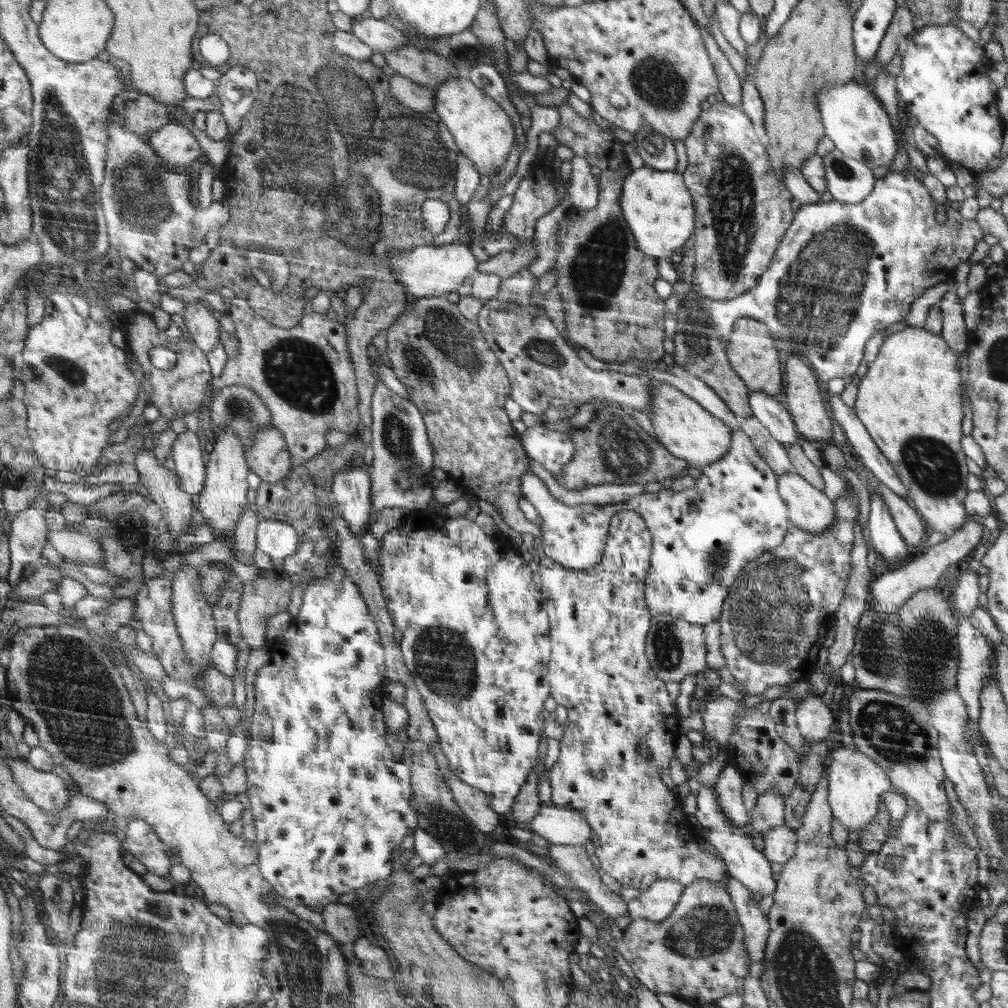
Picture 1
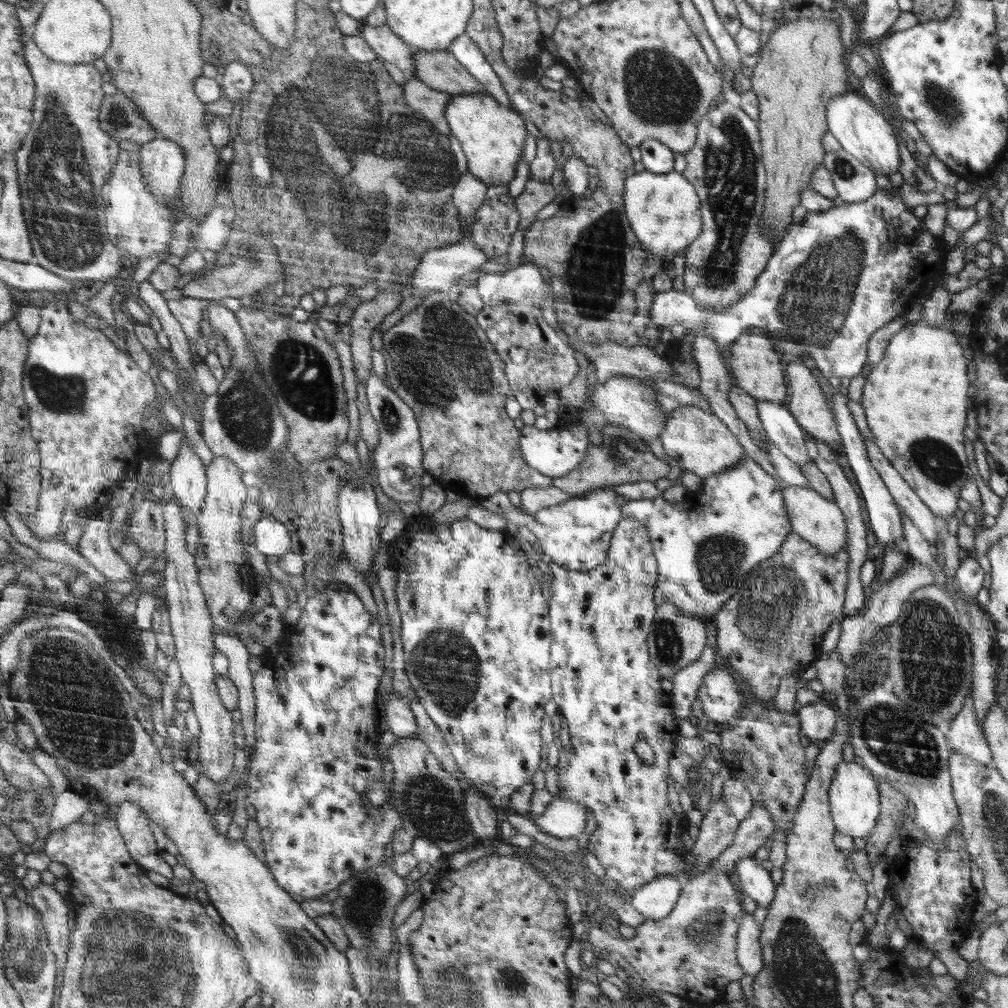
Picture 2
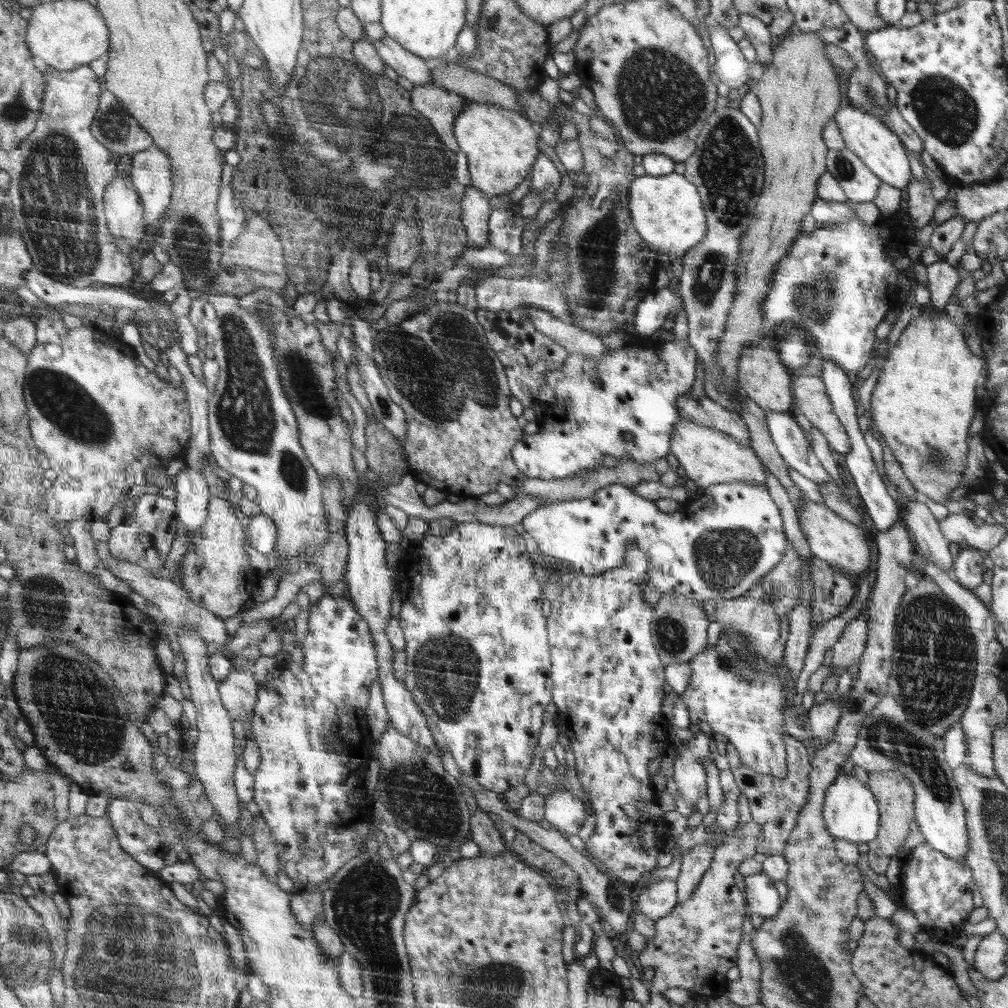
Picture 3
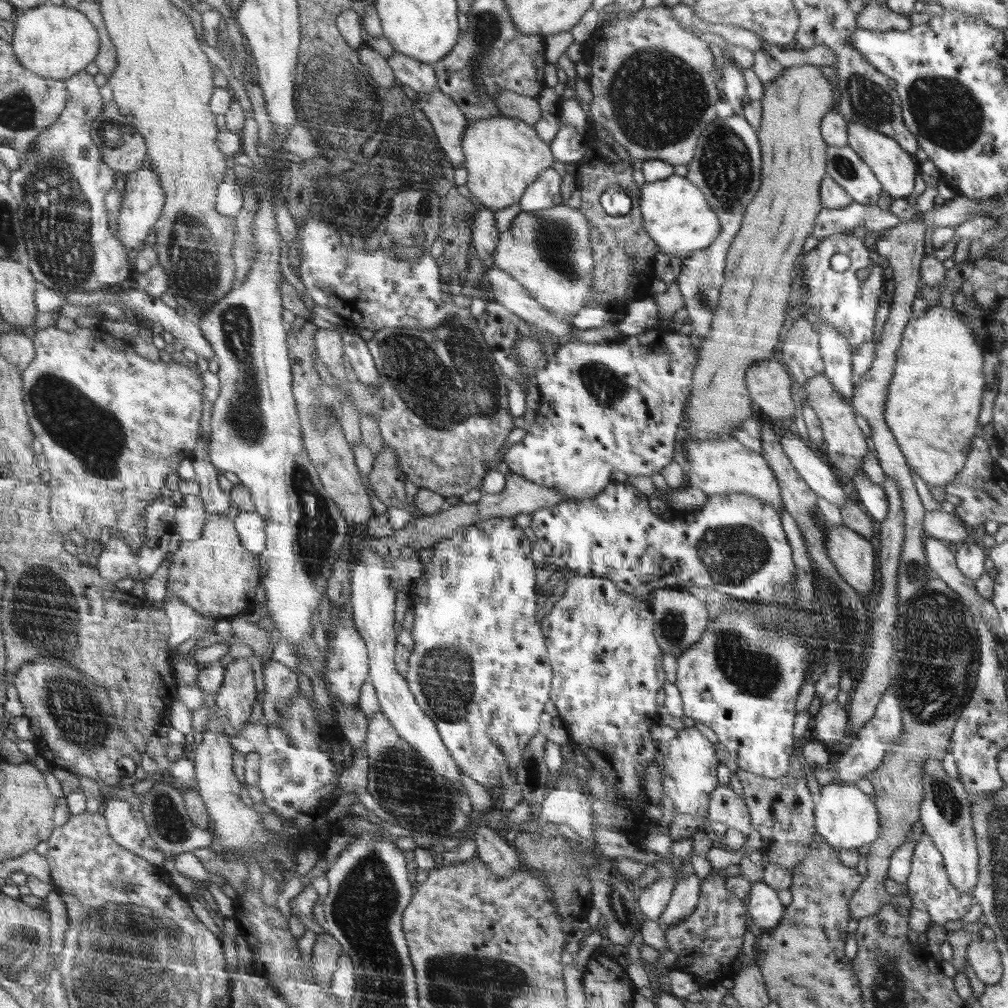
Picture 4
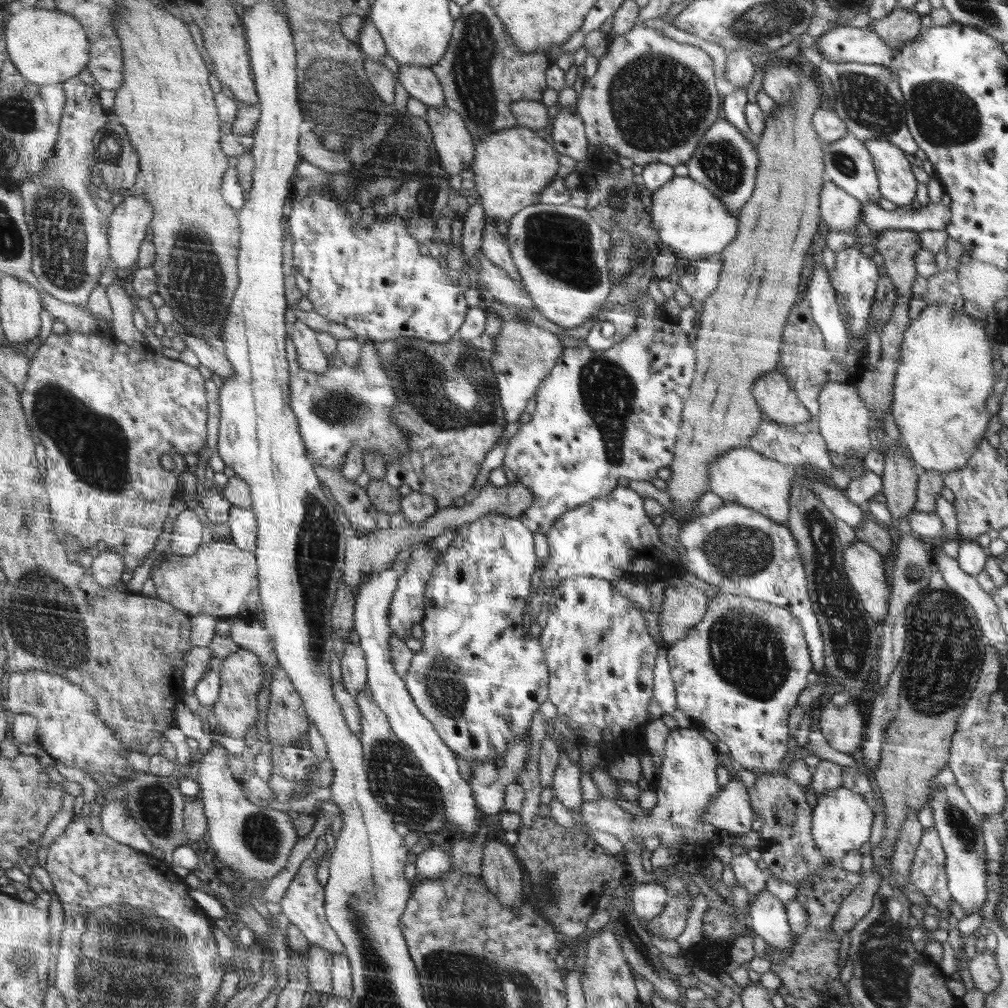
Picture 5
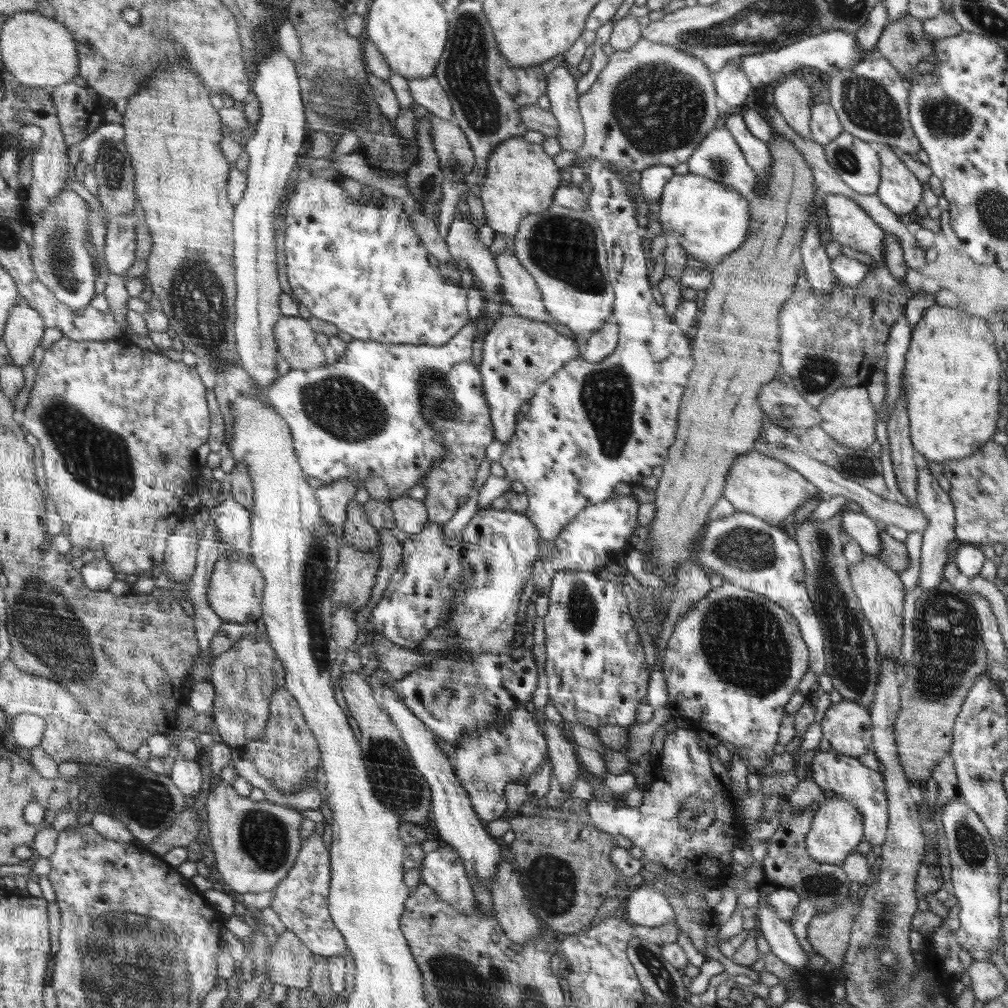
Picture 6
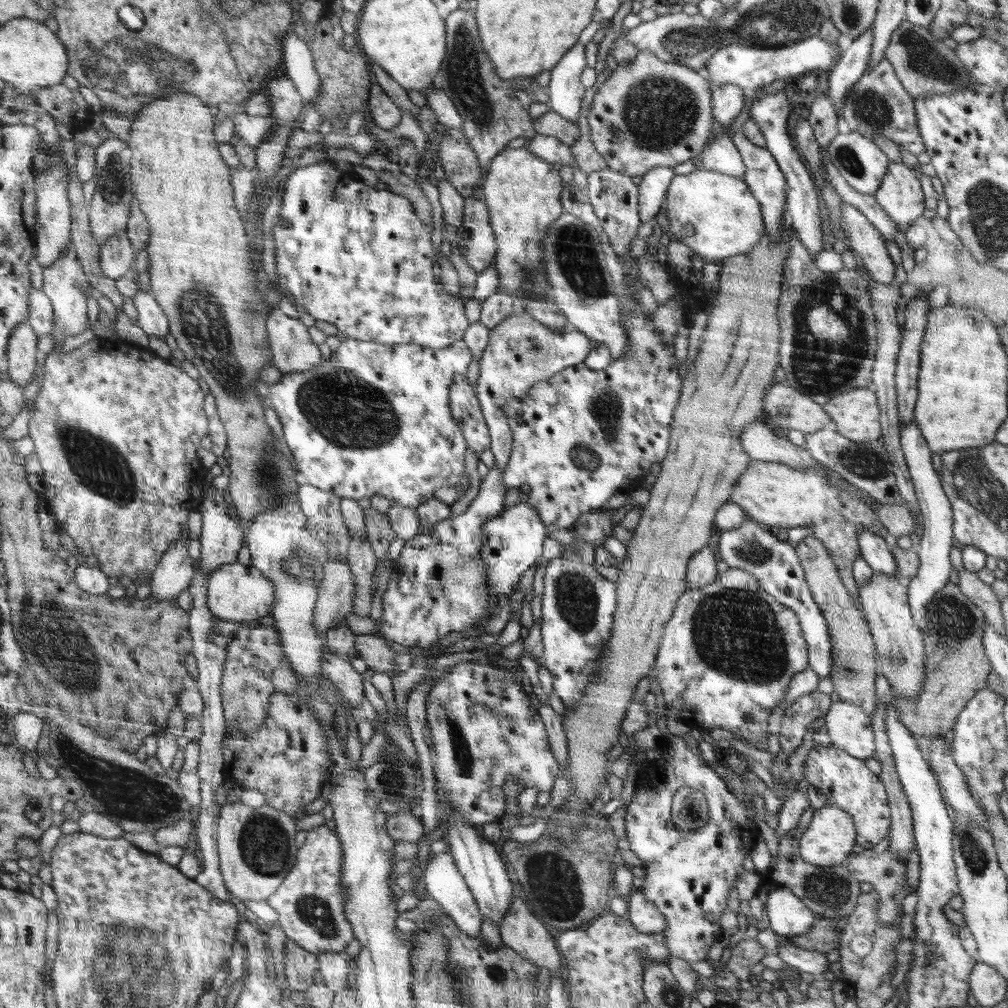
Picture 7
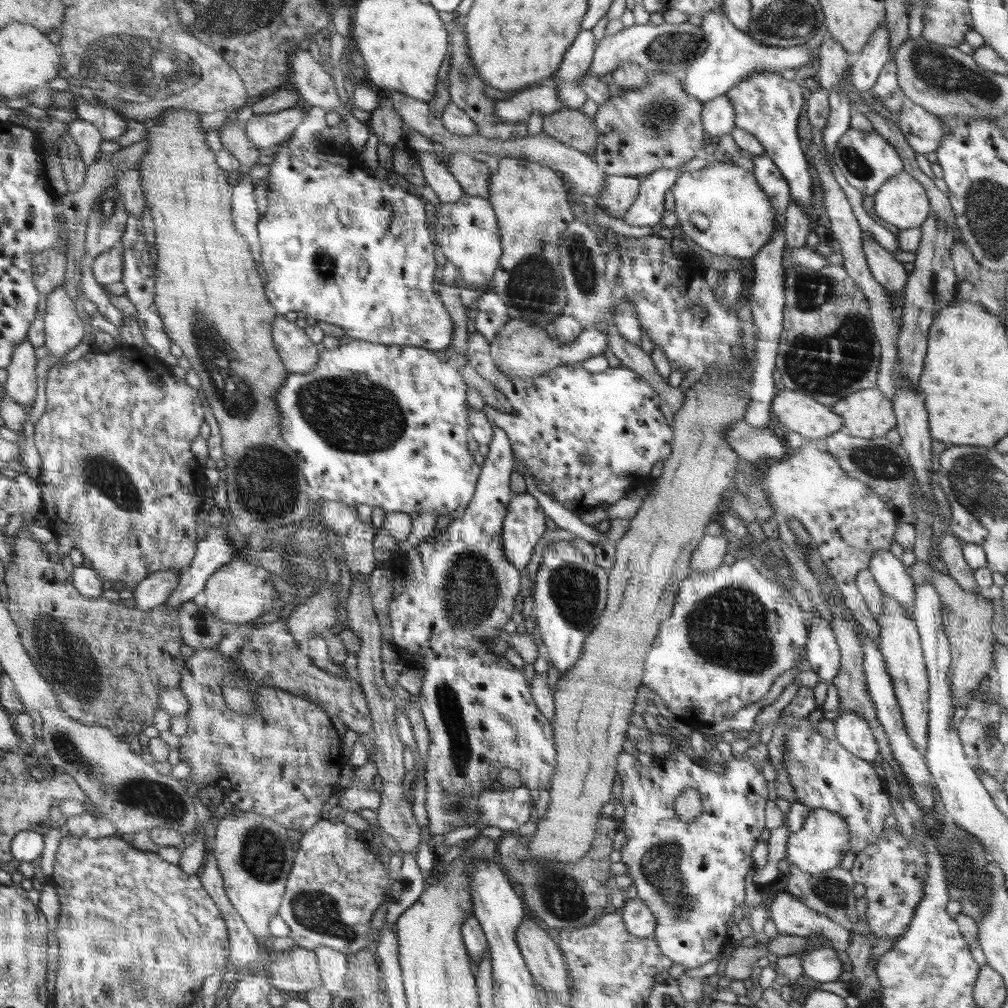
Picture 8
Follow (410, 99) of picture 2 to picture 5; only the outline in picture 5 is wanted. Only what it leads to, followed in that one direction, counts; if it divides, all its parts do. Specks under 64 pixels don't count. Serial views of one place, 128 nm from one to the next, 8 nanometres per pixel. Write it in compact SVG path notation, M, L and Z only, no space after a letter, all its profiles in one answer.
M445 105L434 106L428 107L425 121L430 126L441 168L450 176L469 173L477 156L476 143L461 116Z

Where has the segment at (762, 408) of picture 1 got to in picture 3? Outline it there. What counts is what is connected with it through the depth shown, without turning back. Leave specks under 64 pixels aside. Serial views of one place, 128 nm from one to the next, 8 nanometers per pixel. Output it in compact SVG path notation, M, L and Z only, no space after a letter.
M766 412L765 423L790 469L797 470L816 484L831 481L829 472L820 464L810 443L806 441L804 430L792 413Z

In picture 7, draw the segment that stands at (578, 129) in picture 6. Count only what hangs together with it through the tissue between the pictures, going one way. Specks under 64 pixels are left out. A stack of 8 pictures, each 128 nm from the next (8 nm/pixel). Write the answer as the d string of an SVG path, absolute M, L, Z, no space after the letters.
M582 43L574 45L551 70L551 81L546 88L549 109L574 124L578 123L585 96L585 88L580 82L580 76L587 67L584 50Z

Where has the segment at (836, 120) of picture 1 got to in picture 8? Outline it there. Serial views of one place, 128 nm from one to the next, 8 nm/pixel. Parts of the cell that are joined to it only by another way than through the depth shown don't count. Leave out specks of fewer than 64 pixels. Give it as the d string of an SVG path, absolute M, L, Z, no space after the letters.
M906 172L890 177L873 195L874 211L880 219L899 229L920 227L928 220L927 192L924 192L918 179Z

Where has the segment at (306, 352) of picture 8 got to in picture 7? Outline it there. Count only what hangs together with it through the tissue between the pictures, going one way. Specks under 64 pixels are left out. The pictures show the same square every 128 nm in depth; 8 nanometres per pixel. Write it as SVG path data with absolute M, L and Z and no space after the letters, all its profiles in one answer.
M274 308L268 314L269 337L274 365L282 375L294 371L312 370L322 362L322 356L300 319L292 318Z

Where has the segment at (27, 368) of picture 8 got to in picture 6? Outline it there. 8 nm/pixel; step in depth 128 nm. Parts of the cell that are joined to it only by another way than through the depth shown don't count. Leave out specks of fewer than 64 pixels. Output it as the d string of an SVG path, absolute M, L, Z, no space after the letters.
M20 296L7 322L4 338L12 363L21 367L31 363L46 336L46 327L42 313L25 296Z

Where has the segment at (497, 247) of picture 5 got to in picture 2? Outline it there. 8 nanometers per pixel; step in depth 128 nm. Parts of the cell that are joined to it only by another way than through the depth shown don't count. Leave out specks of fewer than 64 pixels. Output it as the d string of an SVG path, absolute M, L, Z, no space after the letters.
M466 171L462 173L462 178L458 179L458 184L453 190L453 203L460 212L461 219L470 222L470 226L476 210L484 202L487 187L477 176Z

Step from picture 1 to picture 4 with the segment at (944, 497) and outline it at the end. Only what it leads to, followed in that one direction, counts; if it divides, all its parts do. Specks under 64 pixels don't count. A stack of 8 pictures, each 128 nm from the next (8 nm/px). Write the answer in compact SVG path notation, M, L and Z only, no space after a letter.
M934 306L920 318L911 318L906 323L884 405L884 420L907 465L927 486L944 487L965 468L973 438L976 437L982 392L986 388L982 374L982 350L972 336L972 329L964 326L958 313L954 312L953 307Z

